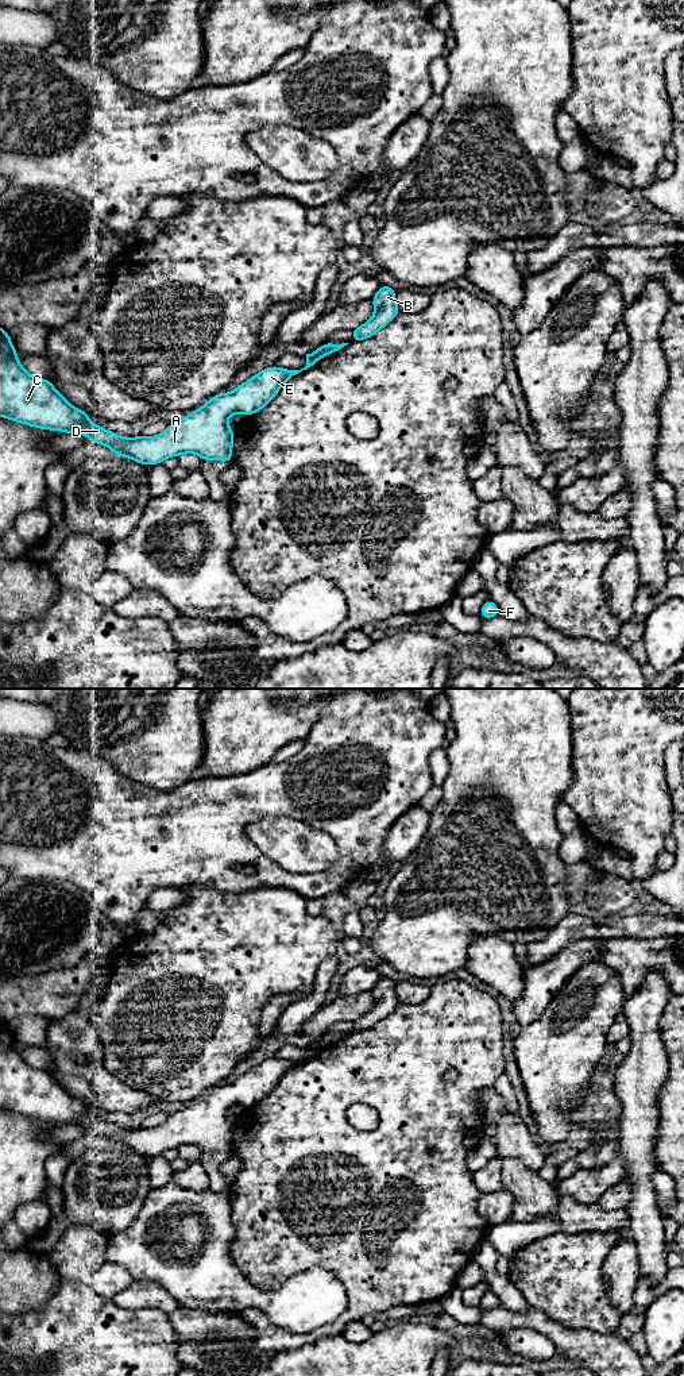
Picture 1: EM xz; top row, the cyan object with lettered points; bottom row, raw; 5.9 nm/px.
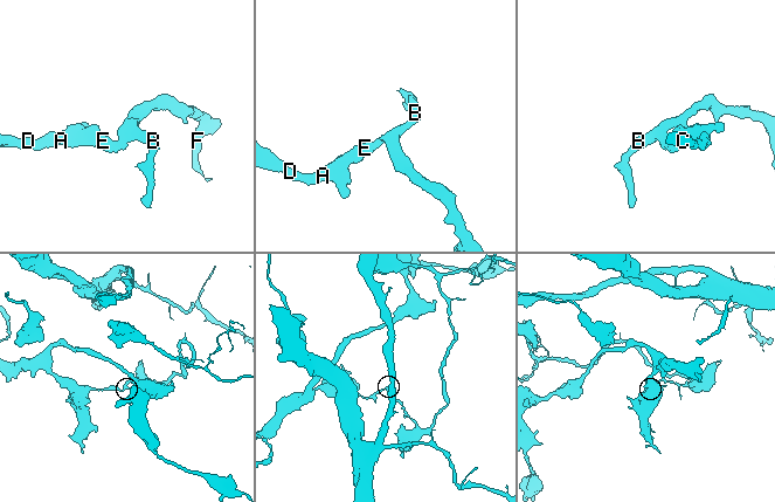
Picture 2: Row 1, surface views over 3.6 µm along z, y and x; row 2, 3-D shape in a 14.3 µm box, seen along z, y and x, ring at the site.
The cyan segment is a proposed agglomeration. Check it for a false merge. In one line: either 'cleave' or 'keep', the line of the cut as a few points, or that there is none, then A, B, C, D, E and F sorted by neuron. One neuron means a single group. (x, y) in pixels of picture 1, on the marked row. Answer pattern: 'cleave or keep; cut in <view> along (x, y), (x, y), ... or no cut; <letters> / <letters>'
cleave; cut in xz along (313, 351), (320, 357); A C D E / B F

